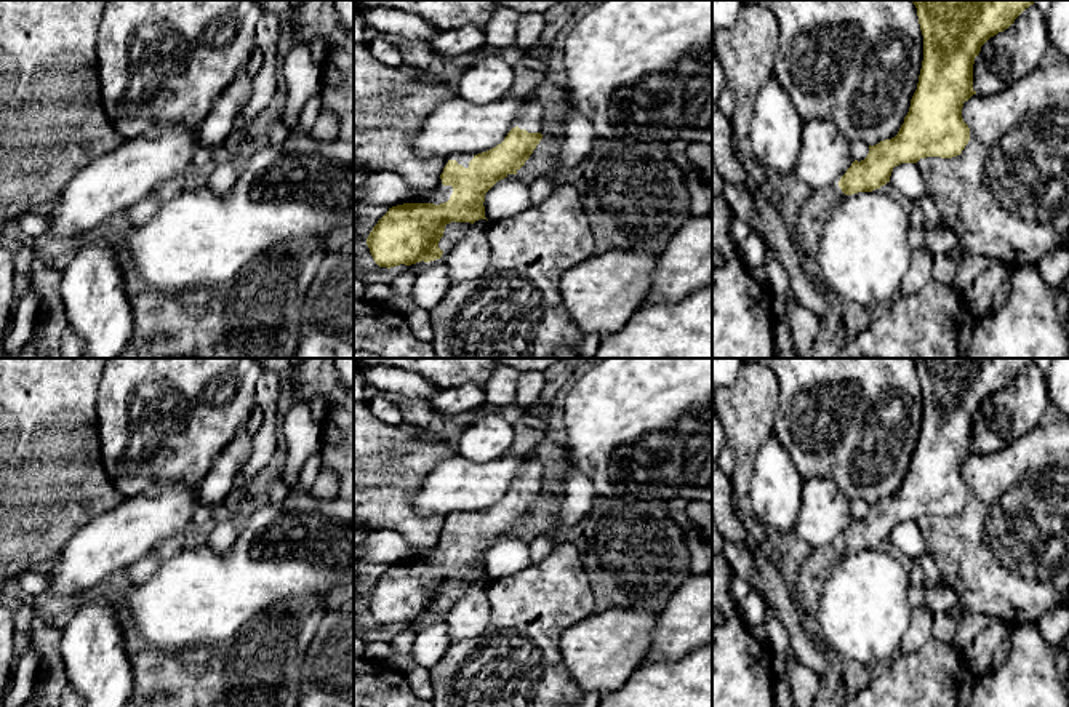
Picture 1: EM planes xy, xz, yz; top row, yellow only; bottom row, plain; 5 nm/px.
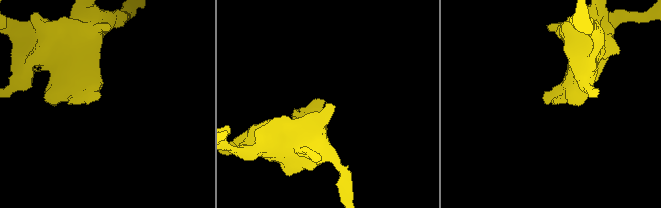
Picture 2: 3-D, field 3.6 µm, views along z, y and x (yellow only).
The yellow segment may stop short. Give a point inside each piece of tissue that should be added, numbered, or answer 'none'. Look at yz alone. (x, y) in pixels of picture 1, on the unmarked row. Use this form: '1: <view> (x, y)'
1: yz (818, 563)

